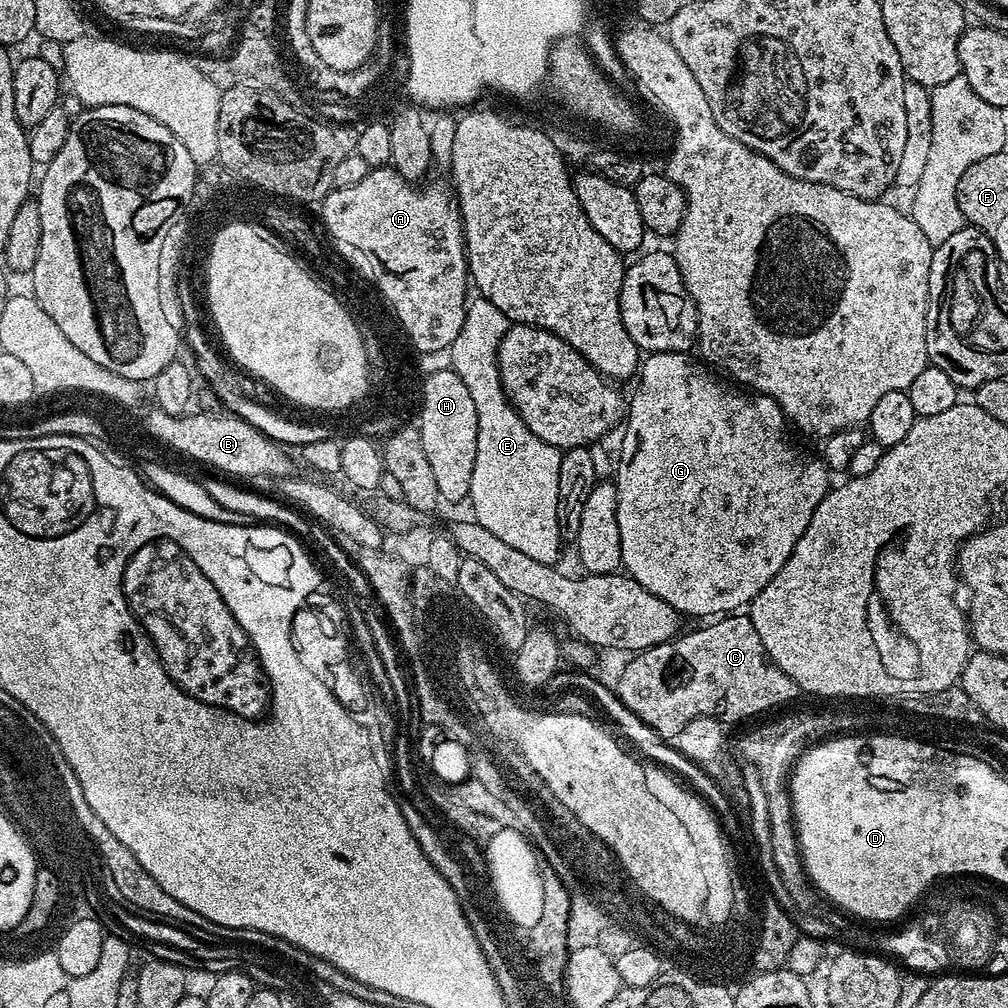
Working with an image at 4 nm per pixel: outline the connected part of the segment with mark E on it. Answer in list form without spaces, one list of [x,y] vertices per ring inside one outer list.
[[[473,295],[466,305],[462,330],[458,330],[458,338],[454,338],[450,349],[450,367],[466,382],[466,390],[474,398],[474,410],[478,410],[478,454],[468,491],[471,515],[490,534],[502,538],[514,550],[522,550],[534,562],[555,565],[562,547],[558,526],[558,470],[562,452],[535,436],[508,403],[500,381],[496,348],[509,326],[506,314],[494,302]]]

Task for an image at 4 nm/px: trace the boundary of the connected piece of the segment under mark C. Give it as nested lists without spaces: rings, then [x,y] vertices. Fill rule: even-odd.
[[[728,614],[709,624],[712,624],[709,628],[700,628],[697,632],[685,631],[666,644],[635,653],[633,661],[616,684],[614,691],[620,701],[635,716],[642,718],[642,722],[657,737],[672,738],[668,736],[678,735],[695,716],[708,716],[704,718],[715,718],[717,721],[744,720],[747,716],[756,716],[775,704],[784,704],[798,696],[796,683],[768,659],[768,651],[762,646],[762,638],[758,638],[758,630],[754,630],[751,615]]]

